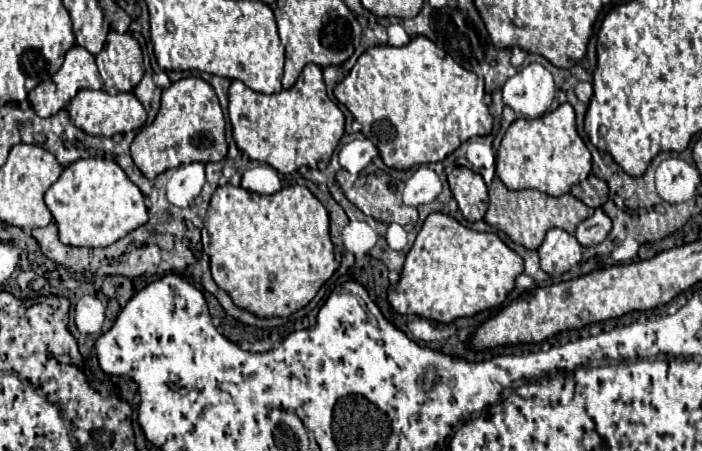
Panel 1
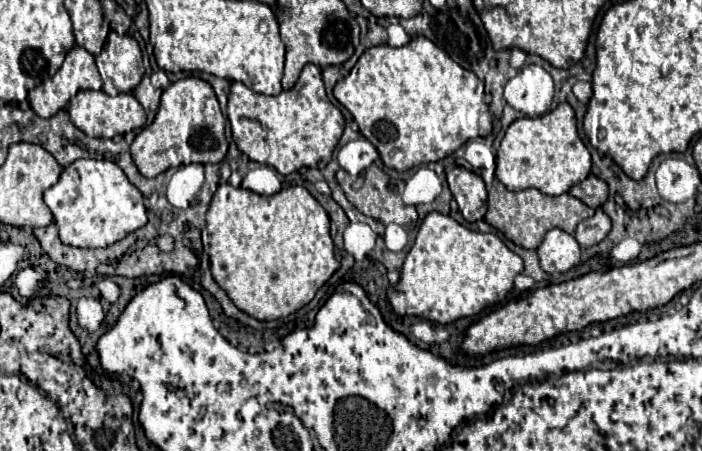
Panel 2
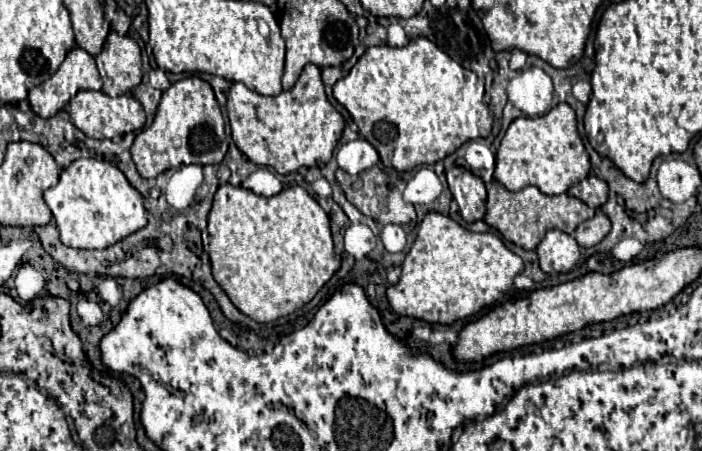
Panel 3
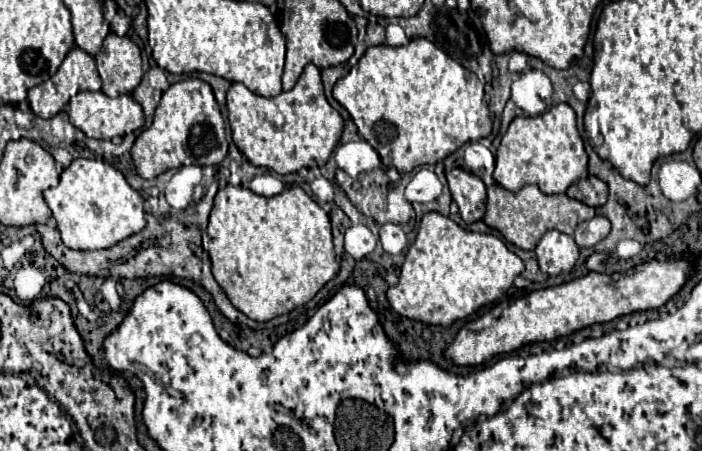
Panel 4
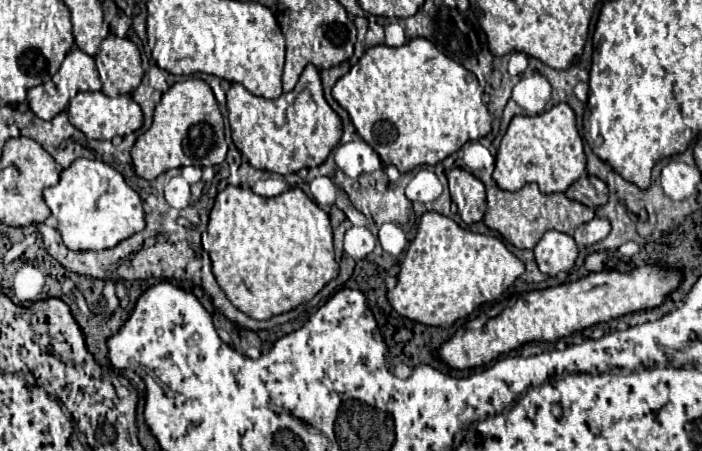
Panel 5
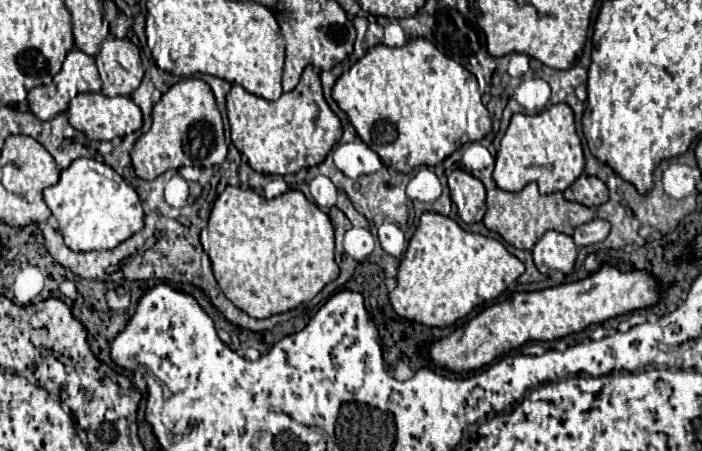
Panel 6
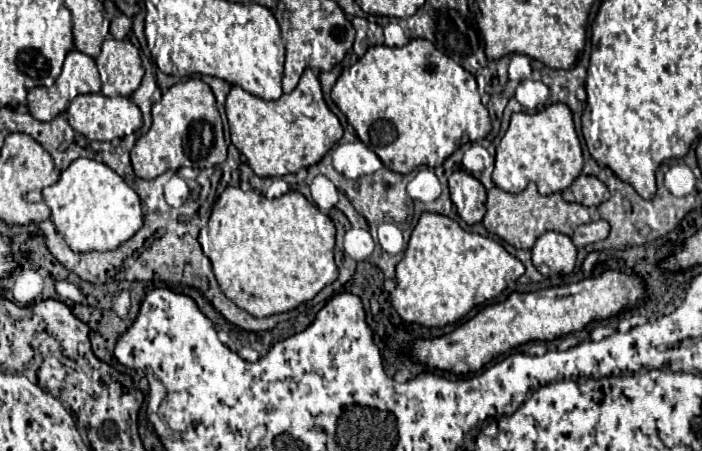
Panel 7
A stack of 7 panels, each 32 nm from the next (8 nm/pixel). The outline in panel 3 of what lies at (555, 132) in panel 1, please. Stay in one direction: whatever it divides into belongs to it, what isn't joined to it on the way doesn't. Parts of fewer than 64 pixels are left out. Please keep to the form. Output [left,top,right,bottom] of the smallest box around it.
[494,104,590,194]

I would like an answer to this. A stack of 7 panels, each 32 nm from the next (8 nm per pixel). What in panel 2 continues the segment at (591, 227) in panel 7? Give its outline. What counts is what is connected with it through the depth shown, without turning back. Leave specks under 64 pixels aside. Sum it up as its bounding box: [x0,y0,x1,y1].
[574,208,610,248]

